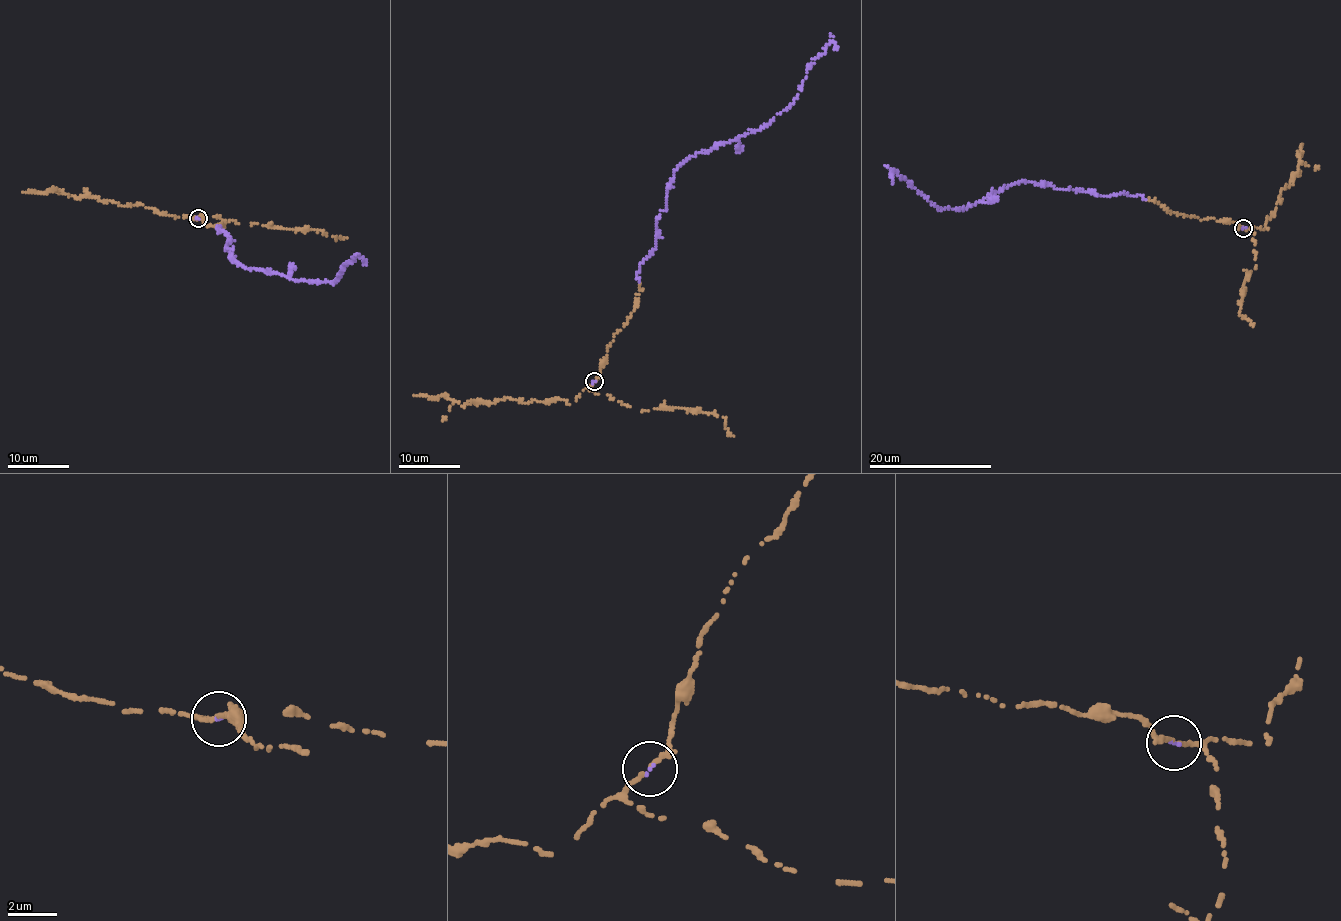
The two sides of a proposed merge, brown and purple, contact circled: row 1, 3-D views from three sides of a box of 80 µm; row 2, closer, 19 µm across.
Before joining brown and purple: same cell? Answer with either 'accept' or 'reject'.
accept

